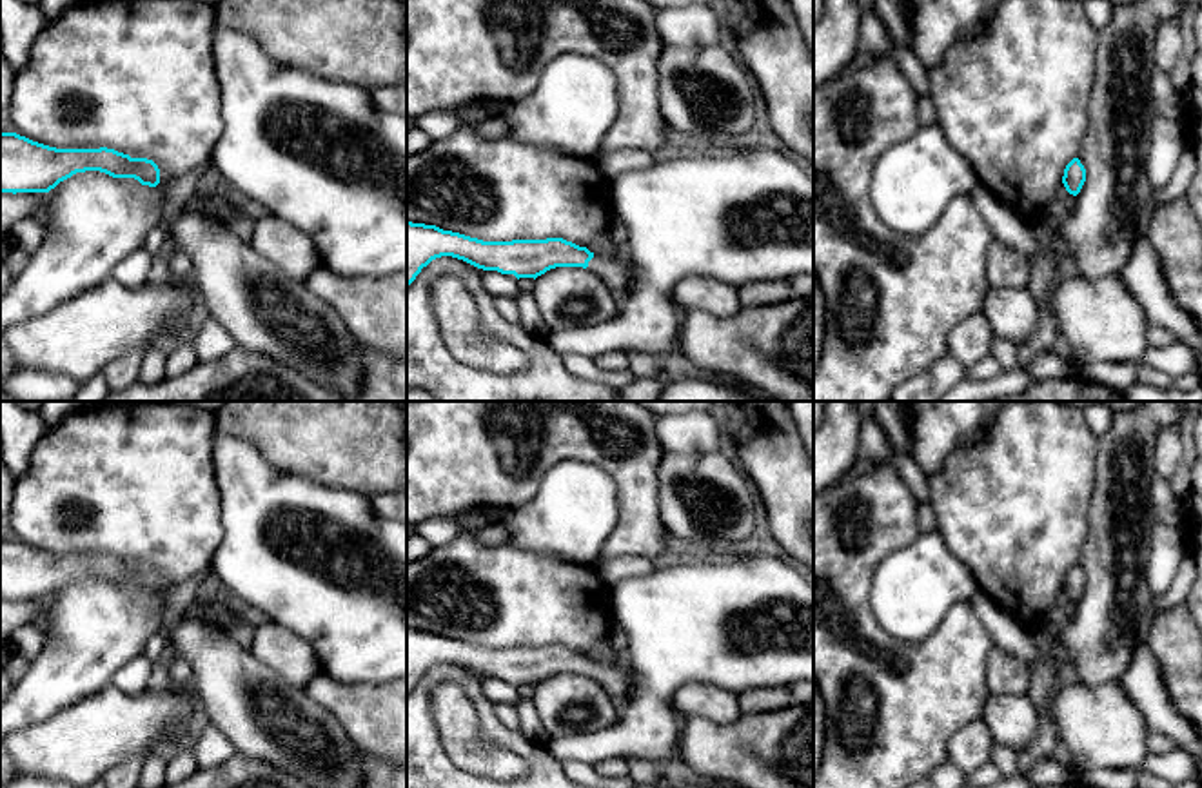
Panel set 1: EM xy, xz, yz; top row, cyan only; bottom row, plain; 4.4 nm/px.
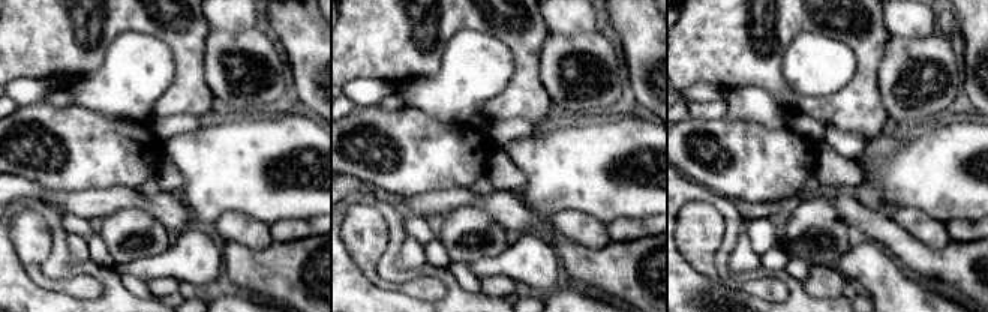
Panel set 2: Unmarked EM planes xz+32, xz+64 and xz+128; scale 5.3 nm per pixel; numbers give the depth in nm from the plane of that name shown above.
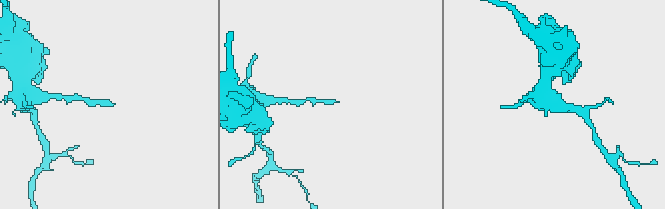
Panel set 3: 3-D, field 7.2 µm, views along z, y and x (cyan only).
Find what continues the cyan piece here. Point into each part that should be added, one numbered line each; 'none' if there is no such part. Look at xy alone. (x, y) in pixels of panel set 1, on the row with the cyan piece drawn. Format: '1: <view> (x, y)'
none

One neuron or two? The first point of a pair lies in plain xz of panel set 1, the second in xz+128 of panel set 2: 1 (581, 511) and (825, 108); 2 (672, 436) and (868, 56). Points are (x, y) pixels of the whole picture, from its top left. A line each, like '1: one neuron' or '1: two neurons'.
1: two neurons
2: two neurons

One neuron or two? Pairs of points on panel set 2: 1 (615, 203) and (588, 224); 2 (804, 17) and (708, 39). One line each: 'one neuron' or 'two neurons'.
1: two neurons
2: one neuron

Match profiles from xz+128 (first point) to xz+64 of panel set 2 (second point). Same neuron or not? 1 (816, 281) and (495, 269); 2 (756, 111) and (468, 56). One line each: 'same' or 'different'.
1: different
2: same

